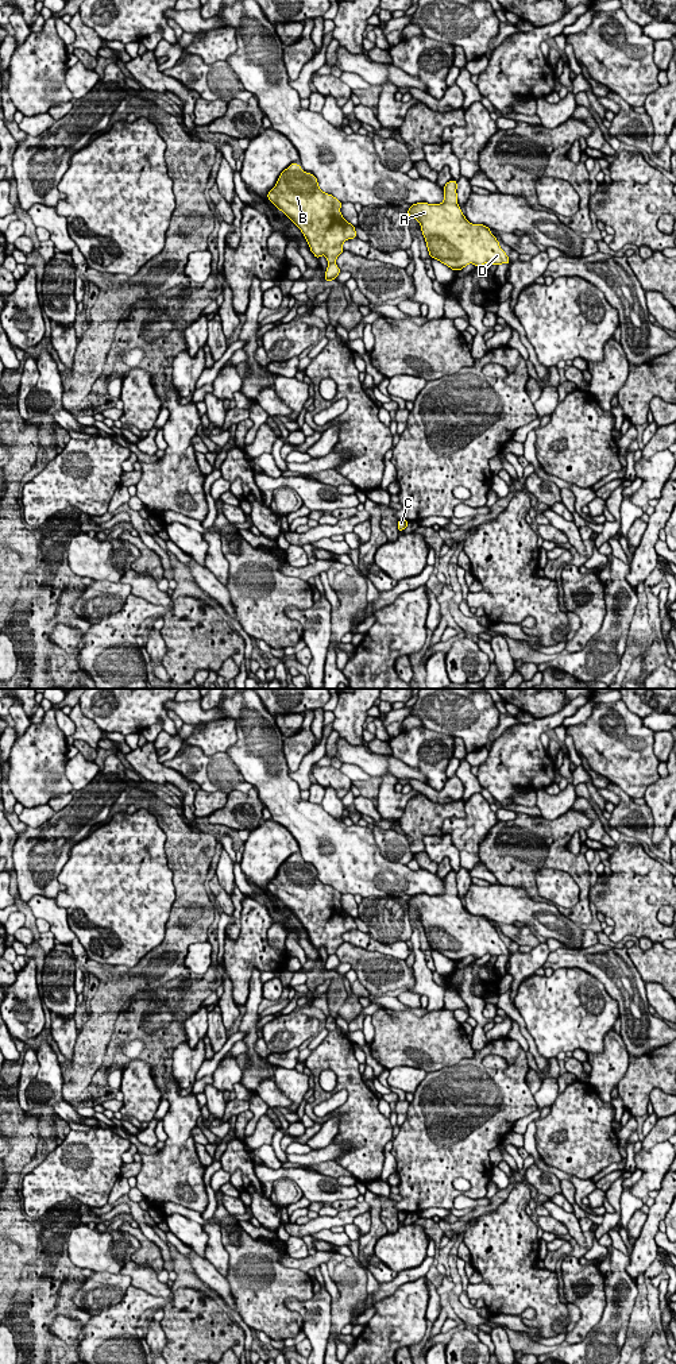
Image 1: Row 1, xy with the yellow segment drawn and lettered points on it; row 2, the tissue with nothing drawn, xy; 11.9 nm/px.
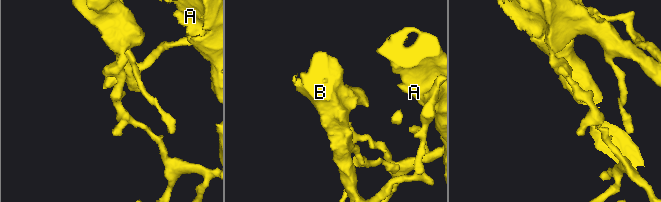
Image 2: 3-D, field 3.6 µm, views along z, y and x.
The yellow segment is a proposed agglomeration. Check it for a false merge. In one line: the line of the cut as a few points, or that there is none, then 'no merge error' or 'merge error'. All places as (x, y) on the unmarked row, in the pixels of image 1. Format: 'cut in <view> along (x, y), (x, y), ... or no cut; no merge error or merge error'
cut in xy along (333, 954), (329, 956); merge error

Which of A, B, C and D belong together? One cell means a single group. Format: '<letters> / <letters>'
A C D / B

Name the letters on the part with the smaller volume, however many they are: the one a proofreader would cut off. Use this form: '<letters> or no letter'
B

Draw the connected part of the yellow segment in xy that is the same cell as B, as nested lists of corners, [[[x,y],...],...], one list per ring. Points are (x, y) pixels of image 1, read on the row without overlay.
[[[291,855],[281,864],[267,889],[301,921],[314,948],[325,947],[329,956],[335,955],[344,943],[345,932],[358,929],[355,917],[341,908],[341,894],[332,886],[324,885],[318,879],[317,870],[312,864],[304,863],[297,855]]]

